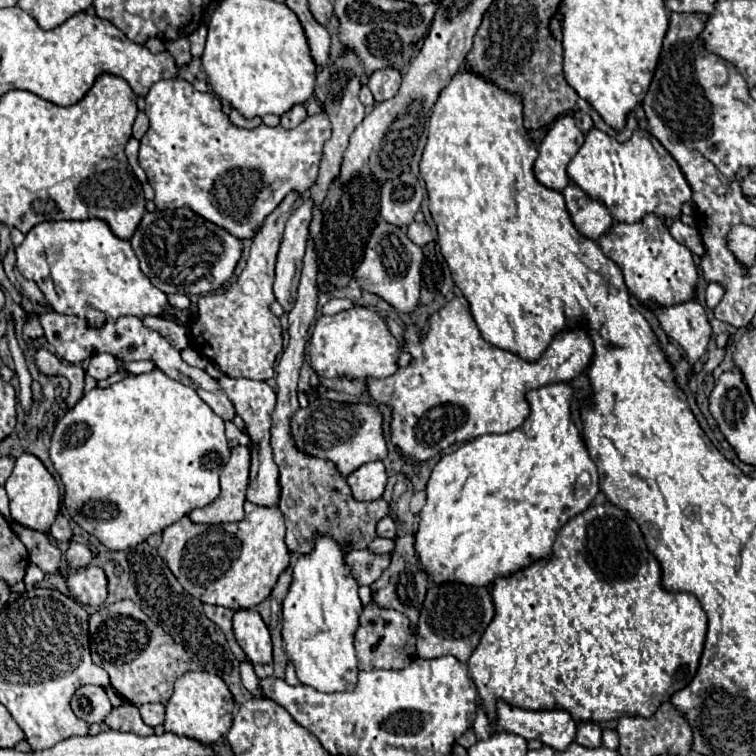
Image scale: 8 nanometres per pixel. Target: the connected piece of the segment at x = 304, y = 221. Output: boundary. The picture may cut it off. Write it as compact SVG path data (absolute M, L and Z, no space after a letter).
M306 198L306 202L286 222L286 232L278 252L274 294L280 306L284 308L284 312L290 312L292 304L296 302L296 290L300 282L310 214L312 214L312 202Z

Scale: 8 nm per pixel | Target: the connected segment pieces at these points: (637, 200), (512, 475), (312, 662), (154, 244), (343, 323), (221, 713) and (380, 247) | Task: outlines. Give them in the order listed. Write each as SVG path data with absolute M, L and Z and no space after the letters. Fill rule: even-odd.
M592 128L566 172L592 200L602 202L616 222L632 224L650 212L662 218L678 218L682 204L692 198L692 190L676 160L646 130L636 130L626 144L620 144L616 138Z
M550 384L550 386L544 386L544 388L538 388L538 390L532 390L528 392L528 404L530 404L530 416L526 418L526 422L512 430L512 432L506 432L506 434L484 434L484 436L478 436L474 438L472 442L466 442L464 446L460 446L456 452L452 454L446 454L432 470L430 474L430 480L426 484L426 504L424 508L420 510L418 514L418 530L414 534L414 548L416 548L416 556L418 556L418 568L428 576L432 578L436 584L446 584L446 582L458 582L458 584L466 584L466 586L490 586L494 584L496 578L500 576L510 576L530 564L534 564L536 560L540 558L546 558L552 554L552 544L554 544L554 538L558 534L558 530L562 528L564 522L568 522L572 516L584 512L588 508L588 504L592 502L592 498L598 494L598 470L596 470L596 464L592 462L592 458L588 456L586 452L586 446L584 446L584 440L576 428L576 424L572 422L570 418L570 398L572 398L572 388L568 384ZM582 472L588 472L592 476L592 484L586 492L586 496L582 496L580 500L576 500L572 496L574 492L574 482L576 478L582 474Z
M320 536L314 552L298 558L292 576L294 582L282 606L282 636L298 680L320 692L354 690L358 682L358 660L352 642L360 626L362 604L358 598L358 584L344 562L344 550L332 538Z
M190 208L146 212L130 244L140 260L142 272L166 294L202 296L216 292L230 280L242 256L242 240L194 214Z
M354 306L334 316L322 316L312 332L310 346L308 346L312 368L318 376L346 376L346 378L388 378L392 376L398 366L400 346L398 340L386 328L386 322L380 314L364 308Z
M186 672L174 686L174 694L166 704L166 732L174 732L178 736L196 738L198 742L220 742L234 718L234 698L224 680L220 676L212 676L208 672Z
M378 222L372 230L364 258L354 270L354 278L362 290L378 294L388 304L392 304L398 312L414 312L420 300L420 264L422 264L422 248L416 246L404 228L398 228L388 222Z

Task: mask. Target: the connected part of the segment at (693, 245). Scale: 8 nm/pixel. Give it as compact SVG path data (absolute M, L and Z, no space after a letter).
M674 220L672 226L670 226L670 232L672 232L672 236L674 236L678 242L686 244L686 246L696 254L696 256L702 256L702 258L706 256L704 242L700 240L700 232L698 232L696 228L684 224L682 220Z

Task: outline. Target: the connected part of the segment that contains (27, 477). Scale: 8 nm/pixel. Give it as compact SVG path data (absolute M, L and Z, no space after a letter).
M28 452L20 454L16 458L16 466L14 466L10 478L6 480L6 492L10 498L12 518L18 524L28 526L32 530L40 530L40 532L46 532L52 526L52 520L56 518L56 514L60 510L60 488L40 458L36 458L34 454L28 454Z

